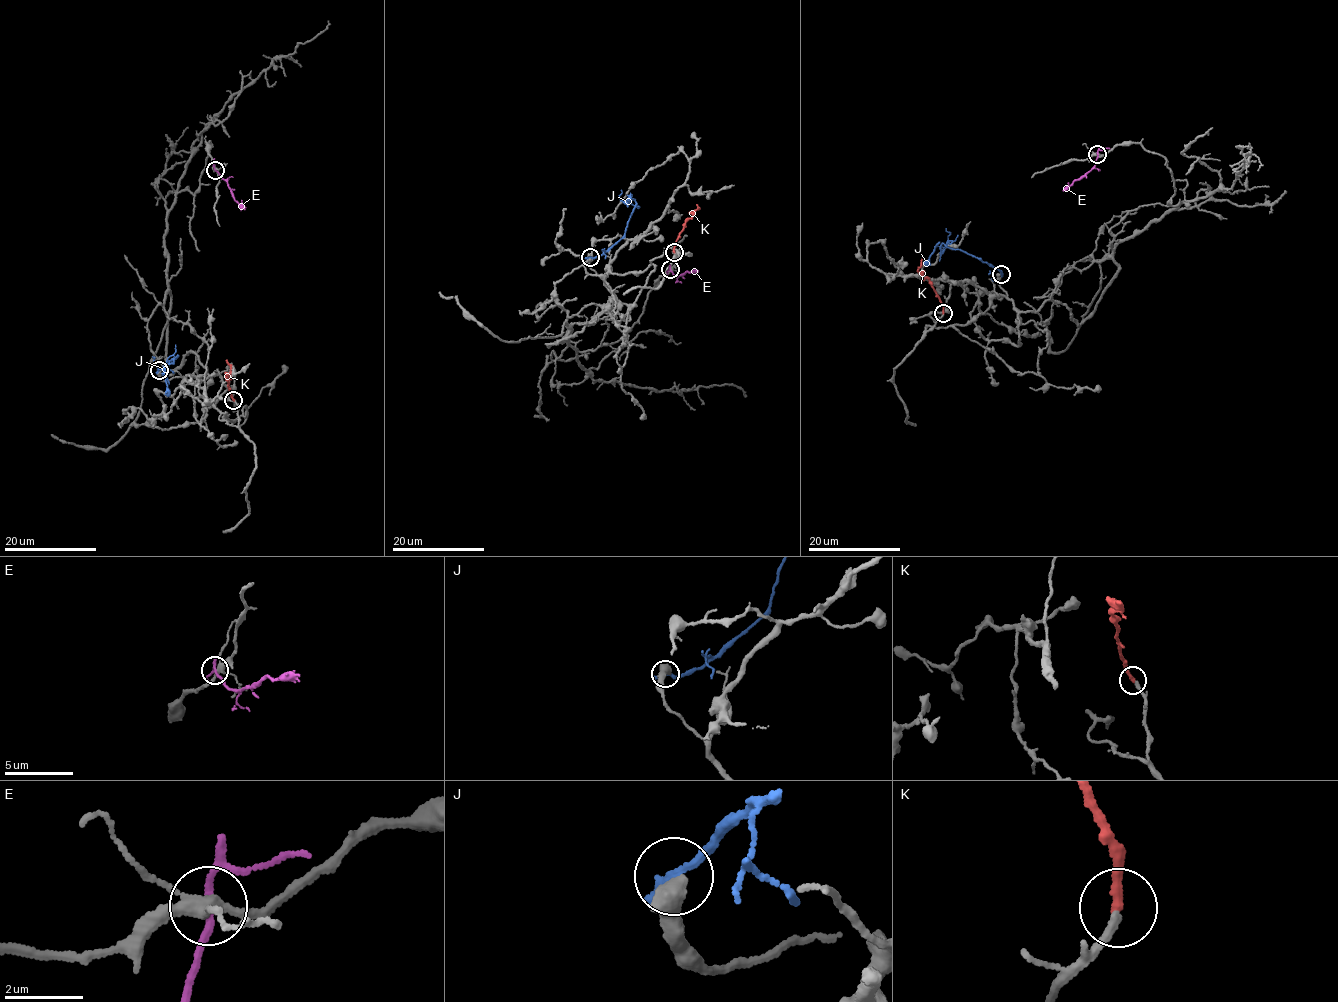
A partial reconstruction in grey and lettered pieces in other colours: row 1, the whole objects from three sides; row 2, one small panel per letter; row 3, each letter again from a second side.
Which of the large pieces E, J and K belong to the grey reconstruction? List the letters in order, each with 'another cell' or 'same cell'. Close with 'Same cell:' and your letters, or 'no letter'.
E: another cell
J: another cell
K: same cell
Same cell: K

